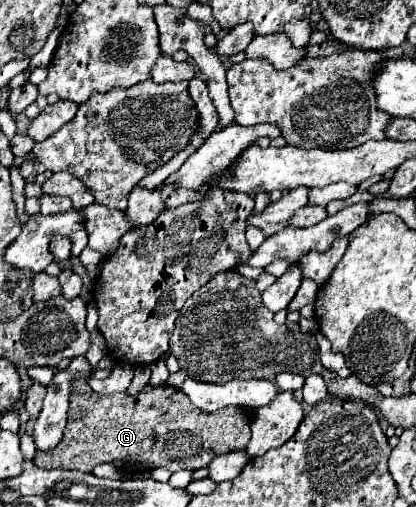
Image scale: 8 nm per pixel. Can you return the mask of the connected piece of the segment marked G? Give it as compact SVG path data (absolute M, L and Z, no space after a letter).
M86 379L76 381L70 395L70 413L64 429L62 441L50 451L36 451L34 465L46 469L76 469L82 473L90 473L100 463L112 463L120 473L138 473L154 467L164 467L168 471L180 469L200 469L208 467L210 461L228 451L242 451L250 439L250 423L248 413L238 407L218 409L214 413L202 413L196 409L190 399L176 387L160 385L160 387L144 387L136 397L126 393L114 393L106 397L98 397Z

